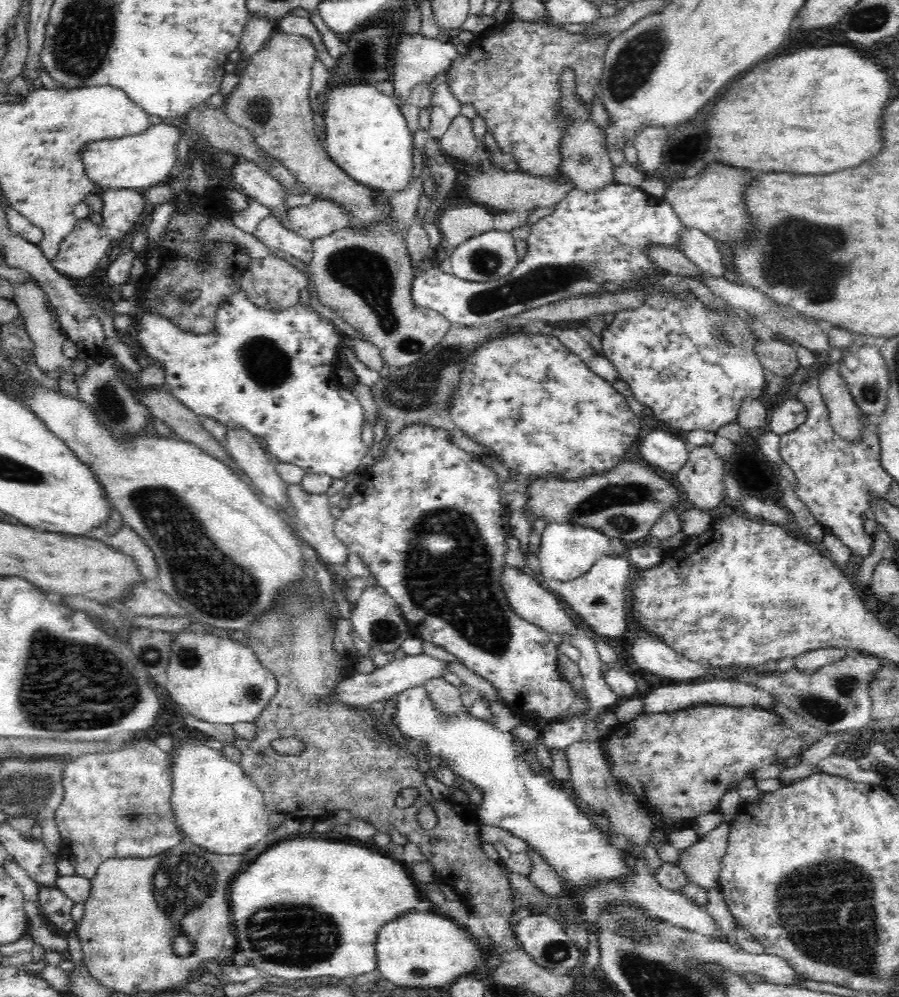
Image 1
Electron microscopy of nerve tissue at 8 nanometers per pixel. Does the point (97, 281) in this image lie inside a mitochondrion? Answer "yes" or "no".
no

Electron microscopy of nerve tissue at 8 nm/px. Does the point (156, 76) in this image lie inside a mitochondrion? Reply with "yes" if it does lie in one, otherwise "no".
no

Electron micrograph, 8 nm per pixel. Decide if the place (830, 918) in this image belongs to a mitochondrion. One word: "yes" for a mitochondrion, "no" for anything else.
yes

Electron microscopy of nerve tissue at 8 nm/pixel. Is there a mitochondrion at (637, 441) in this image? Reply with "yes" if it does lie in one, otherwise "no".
no

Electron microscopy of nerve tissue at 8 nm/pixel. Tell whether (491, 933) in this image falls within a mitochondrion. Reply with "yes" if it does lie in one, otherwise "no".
no

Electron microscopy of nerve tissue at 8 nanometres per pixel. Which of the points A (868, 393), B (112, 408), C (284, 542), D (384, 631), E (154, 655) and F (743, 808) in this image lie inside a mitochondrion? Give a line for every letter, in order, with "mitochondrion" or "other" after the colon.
A: mitochondrion
B: mitochondrion
C: other
D: mitochondrion
E: mitochondrion
F: other

